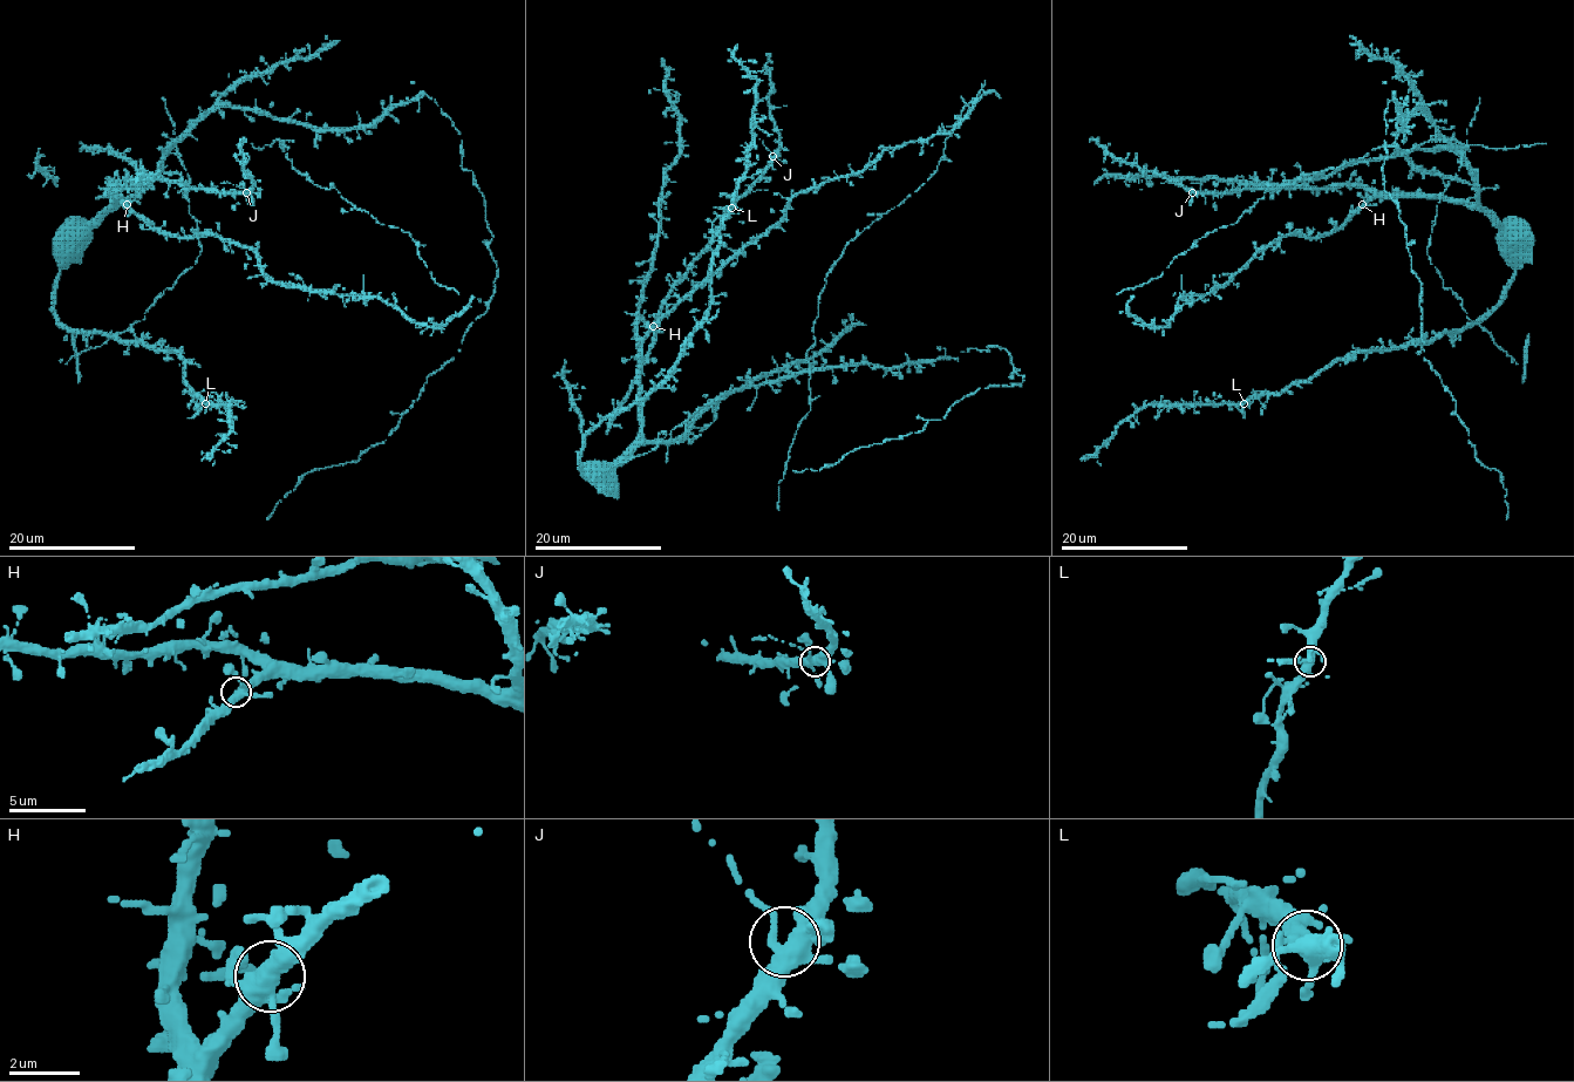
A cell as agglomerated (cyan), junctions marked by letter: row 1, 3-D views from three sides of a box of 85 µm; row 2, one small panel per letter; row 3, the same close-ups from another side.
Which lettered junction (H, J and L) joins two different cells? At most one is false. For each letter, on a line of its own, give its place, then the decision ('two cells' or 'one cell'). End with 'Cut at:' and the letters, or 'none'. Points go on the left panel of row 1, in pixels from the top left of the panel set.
H: place (127, 204); one cell
J: place (246, 192); one cell
L: place (205, 403); one cell
Cut at: none

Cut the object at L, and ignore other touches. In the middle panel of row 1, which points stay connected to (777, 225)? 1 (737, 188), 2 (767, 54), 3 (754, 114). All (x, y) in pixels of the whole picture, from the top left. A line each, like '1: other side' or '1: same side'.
1: other side
2: same side
3: other side

